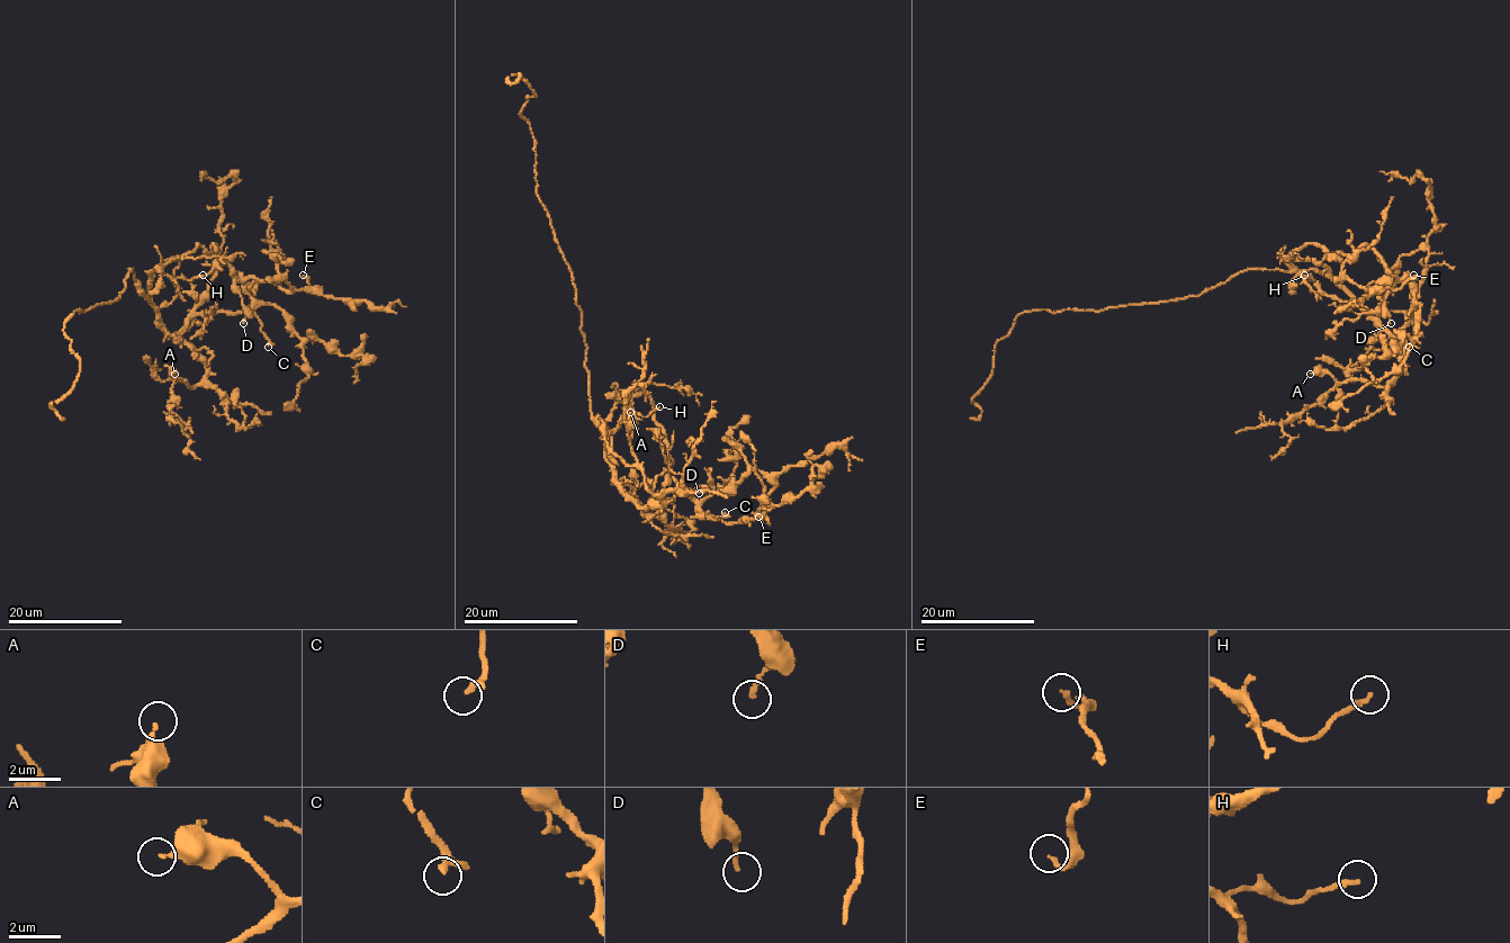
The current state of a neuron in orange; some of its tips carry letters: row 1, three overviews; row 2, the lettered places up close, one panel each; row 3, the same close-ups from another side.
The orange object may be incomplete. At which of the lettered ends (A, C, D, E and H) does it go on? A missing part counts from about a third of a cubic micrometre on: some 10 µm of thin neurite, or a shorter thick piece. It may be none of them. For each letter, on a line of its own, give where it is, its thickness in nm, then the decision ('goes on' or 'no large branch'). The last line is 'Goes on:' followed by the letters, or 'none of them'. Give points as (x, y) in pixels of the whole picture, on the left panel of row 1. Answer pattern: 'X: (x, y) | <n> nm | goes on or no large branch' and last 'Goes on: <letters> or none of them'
A: (174, 374) | 300 nm | no large branch
C: (268, 347) | 180 nm | no large branch
D: (243, 323) | 190 nm | no large branch
E: (303, 275) | 170 nm | goes on
H: (203, 275) | 200 nm | no large branch
Goes on: E

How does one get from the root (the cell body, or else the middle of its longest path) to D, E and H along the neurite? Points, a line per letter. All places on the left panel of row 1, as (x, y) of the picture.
D: (143, 290), (150, 301), (150, 277), (168, 261), (198, 244), (210, 253), (214, 247), (235, 278), (243, 323)
E: (143, 290), (150, 301), (150, 277), (198, 244), (210, 253), (214, 247), (240, 279), (316, 288), (303, 275)
H: (143, 290), (150, 301), (150, 274), (154, 269), (171, 278), (192, 279), (203, 275)

